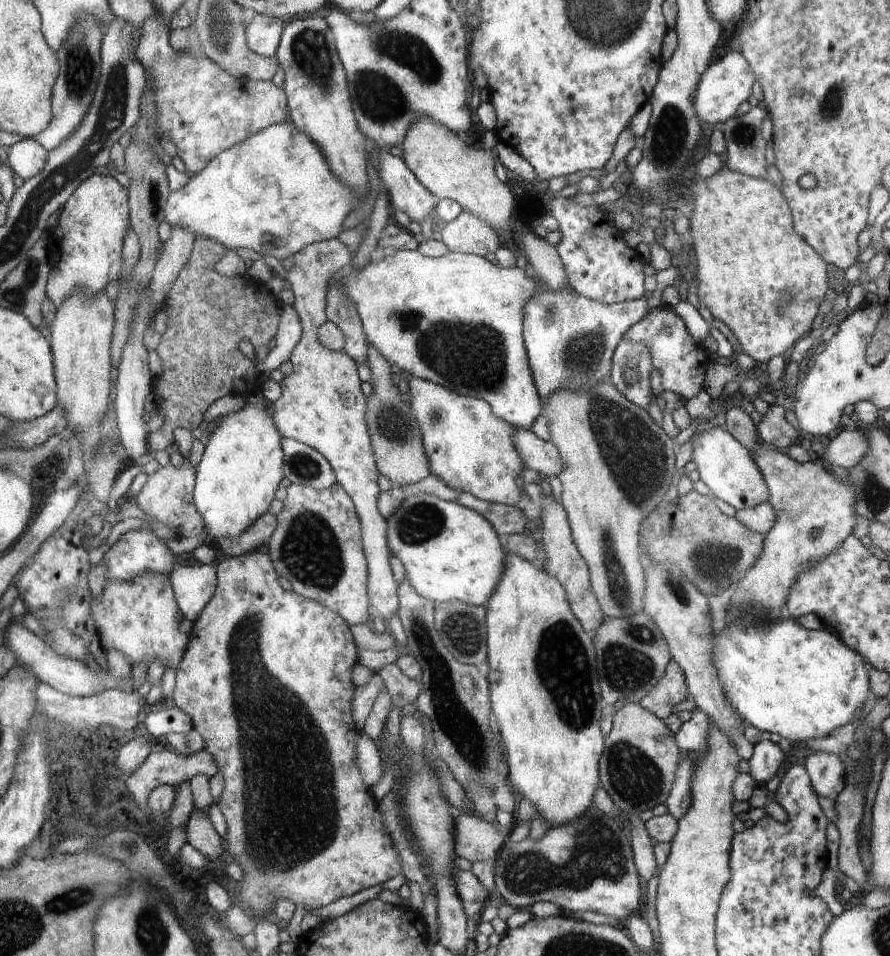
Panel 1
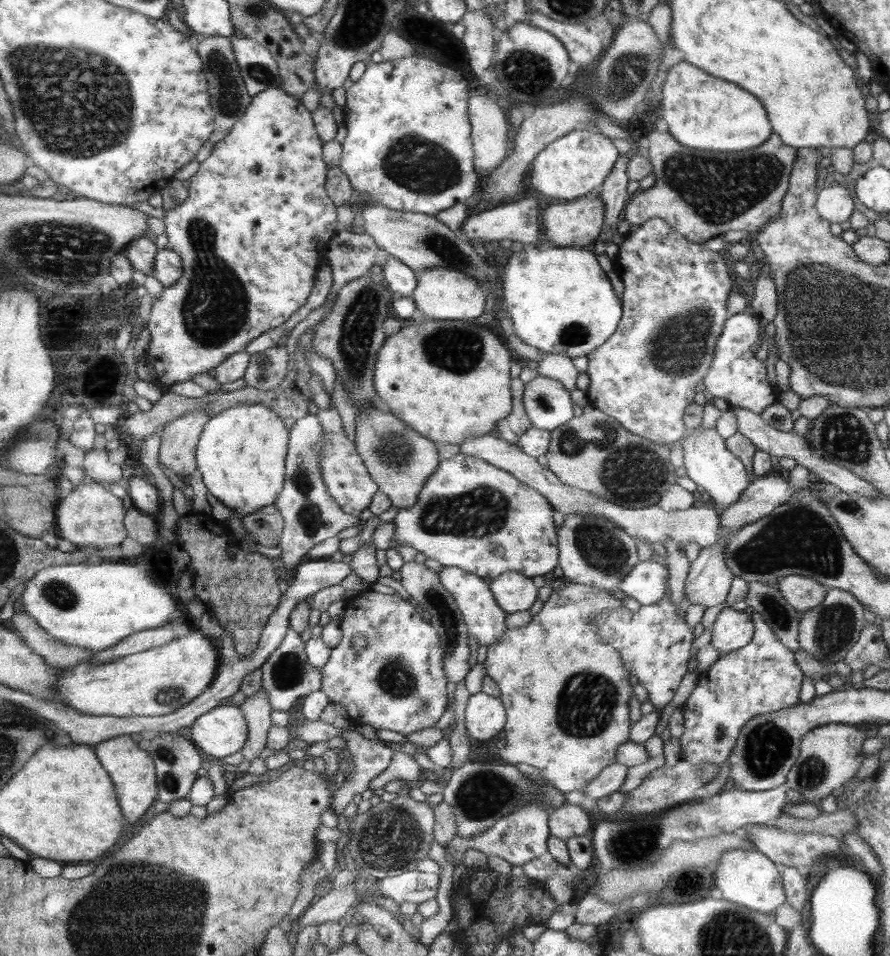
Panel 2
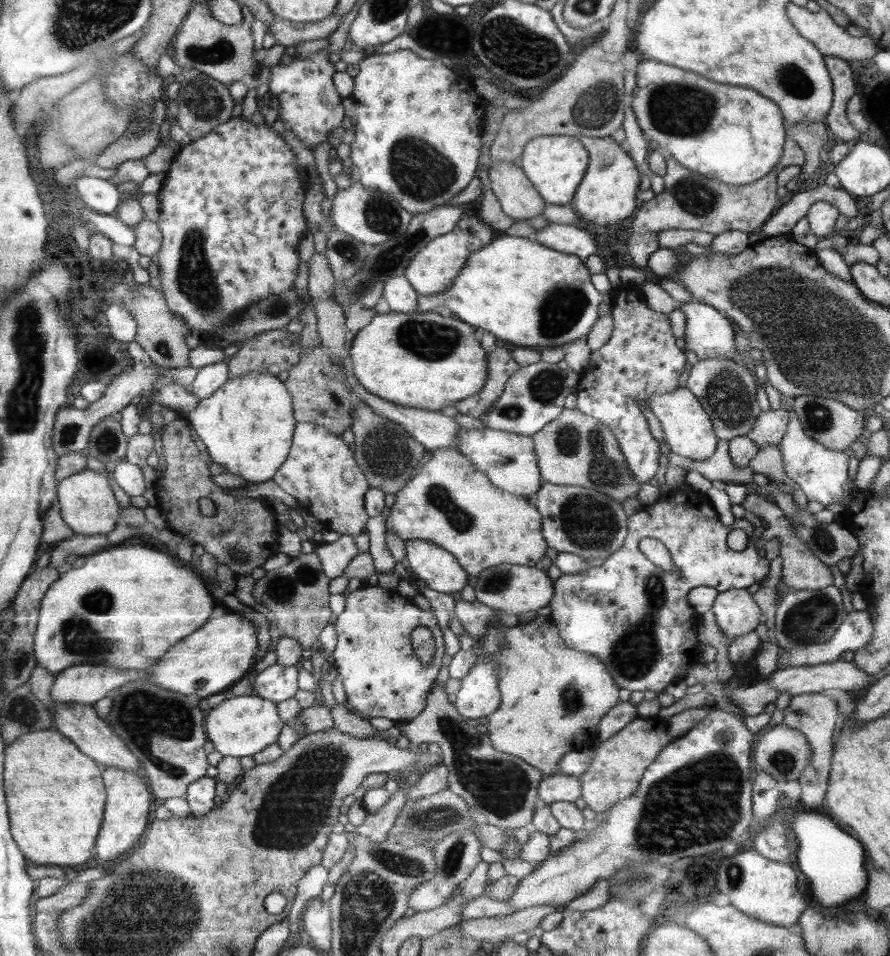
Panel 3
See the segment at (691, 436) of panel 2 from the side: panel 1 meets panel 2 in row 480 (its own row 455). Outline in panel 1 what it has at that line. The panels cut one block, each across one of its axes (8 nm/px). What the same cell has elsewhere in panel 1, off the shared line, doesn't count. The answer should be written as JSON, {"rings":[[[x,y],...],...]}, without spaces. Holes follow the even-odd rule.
{"rings":[[[713,428],[693,436],[691,466],[700,474],[700,480],[711,490],[713,498],[720,498],[734,510],[749,509],[769,502],[769,490],[760,469],[751,454],[725,428]]]}

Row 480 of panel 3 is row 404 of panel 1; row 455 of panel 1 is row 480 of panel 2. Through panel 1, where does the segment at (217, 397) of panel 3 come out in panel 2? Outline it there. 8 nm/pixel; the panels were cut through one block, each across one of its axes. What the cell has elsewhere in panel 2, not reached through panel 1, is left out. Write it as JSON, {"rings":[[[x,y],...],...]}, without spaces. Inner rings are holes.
{"rings":[[[240,403],[229,406],[210,417],[204,425],[196,446],[197,469],[202,473],[208,491],[233,510],[234,519],[264,506],[270,506],[276,501],[276,496],[283,490],[289,436],[284,419],[262,403]]]}

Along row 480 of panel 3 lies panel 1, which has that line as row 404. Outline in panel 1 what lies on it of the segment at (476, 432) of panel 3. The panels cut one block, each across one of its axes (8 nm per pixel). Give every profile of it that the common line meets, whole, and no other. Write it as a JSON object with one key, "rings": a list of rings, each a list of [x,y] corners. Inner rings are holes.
{"rings":[[[405,250],[377,255],[361,272],[355,272],[354,268],[350,267],[345,272],[346,276],[343,276],[341,283],[357,308],[363,331],[366,333],[369,342],[372,343],[373,348],[378,350],[384,358],[387,358],[396,370],[406,370],[413,377],[435,382],[464,396],[482,399],[492,407],[493,413],[497,417],[503,418],[520,429],[530,430],[536,417],[542,413],[542,407],[533,381],[533,374],[527,362],[528,353],[523,337],[523,309],[529,300],[542,290],[536,287],[536,282],[532,277],[526,275],[524,267],[520,267],[518,264],[513,267],[501,267],[498,264],[491,263],[485,257],[472,253],[449,252],[438,258],[425,257],[418,250]]]}

